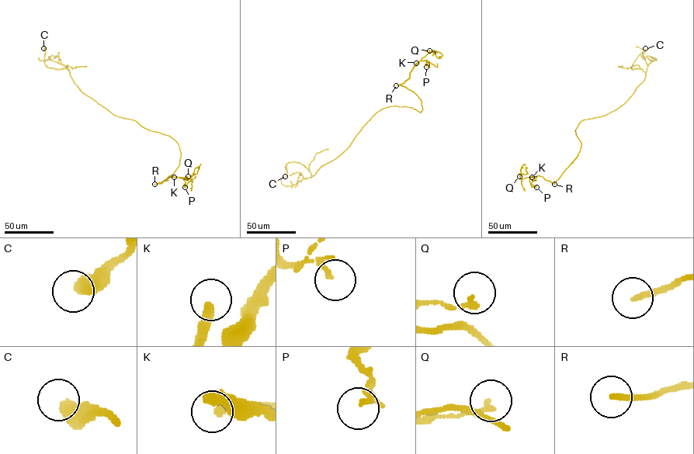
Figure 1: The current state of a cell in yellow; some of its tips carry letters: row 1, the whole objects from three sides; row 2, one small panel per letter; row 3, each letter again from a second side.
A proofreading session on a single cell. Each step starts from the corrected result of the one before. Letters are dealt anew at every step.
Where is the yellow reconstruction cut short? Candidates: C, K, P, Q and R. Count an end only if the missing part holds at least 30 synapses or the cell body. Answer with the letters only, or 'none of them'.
K, R

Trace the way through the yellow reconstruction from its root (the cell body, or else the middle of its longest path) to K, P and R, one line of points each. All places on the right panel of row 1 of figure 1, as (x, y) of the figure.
K: (578, 125), (575, 131), (581, 143), (578, 154), (556, 181), (553, 183), (539, 175), (532, 177)
P: (578, 125), (575, 131), (581, 147), (576, 158), (553, 183), (541, 176), (530, 177), (529, 181), (536, 187)
R: (578, 125), (575, 131), (581, 143), (578, 154), (554, 184)

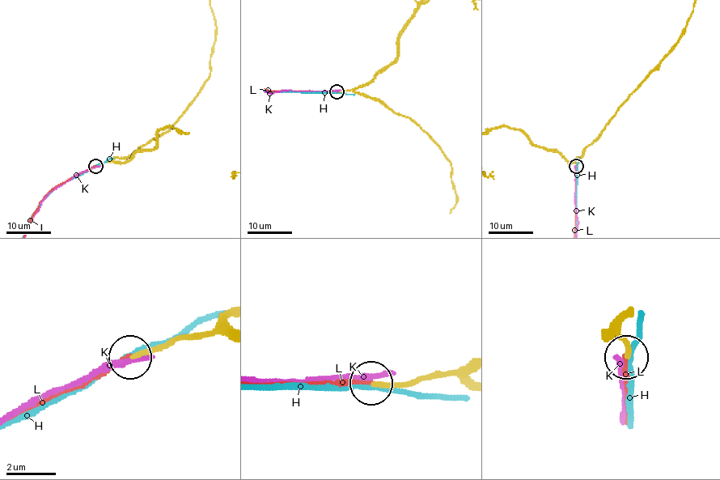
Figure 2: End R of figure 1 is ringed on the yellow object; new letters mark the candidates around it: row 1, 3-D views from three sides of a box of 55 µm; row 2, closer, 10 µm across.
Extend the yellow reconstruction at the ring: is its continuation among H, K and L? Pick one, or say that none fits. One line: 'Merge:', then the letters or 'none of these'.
Merge: L

